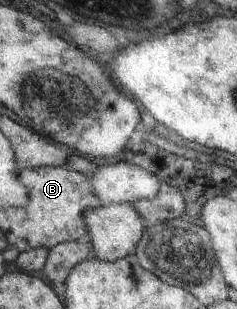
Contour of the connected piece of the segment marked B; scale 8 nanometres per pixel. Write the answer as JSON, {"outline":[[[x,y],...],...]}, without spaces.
{"outline":[[[44,166],[22,168],[17,177],[29,189],[30,221],[26,221],[24,239],[30,247],[54,248],[64,242],[84,240],[89,228],[84,213],[89,209],[104,205],[93,190],[90,177],[66,166]]]}

